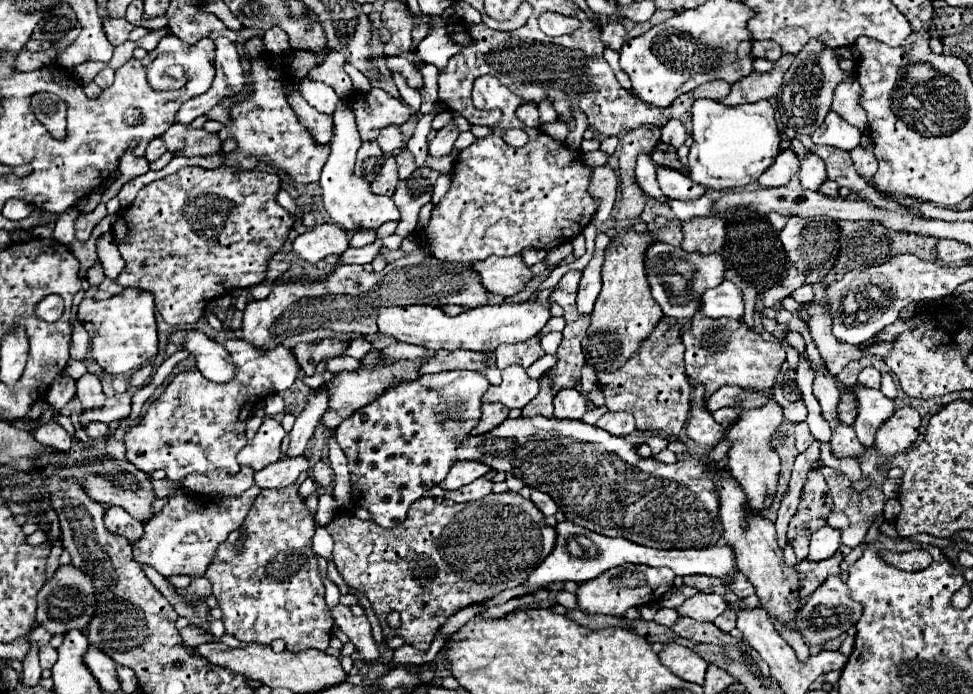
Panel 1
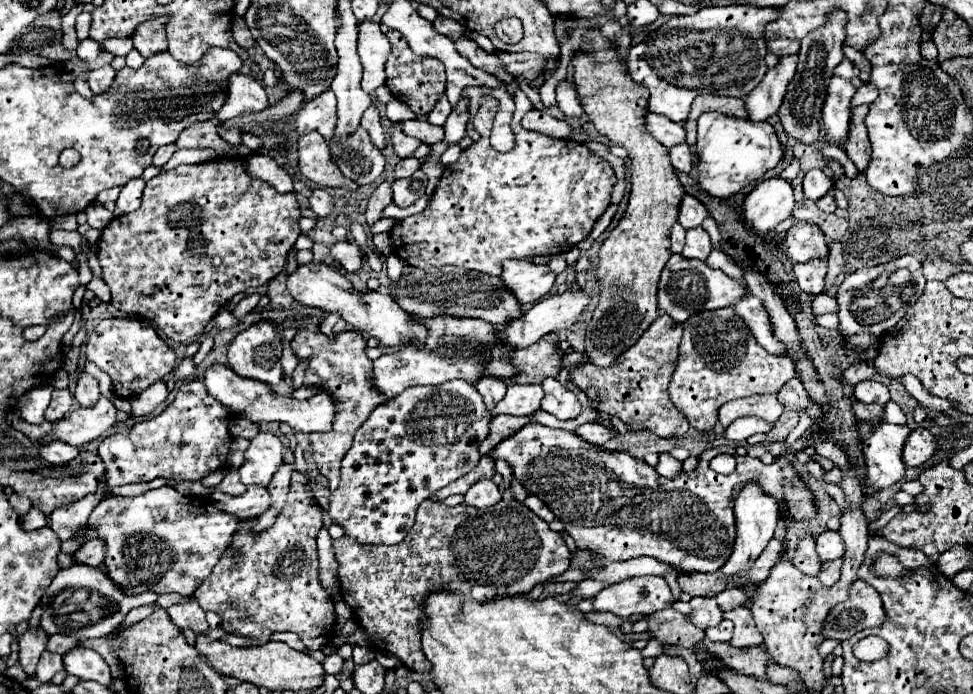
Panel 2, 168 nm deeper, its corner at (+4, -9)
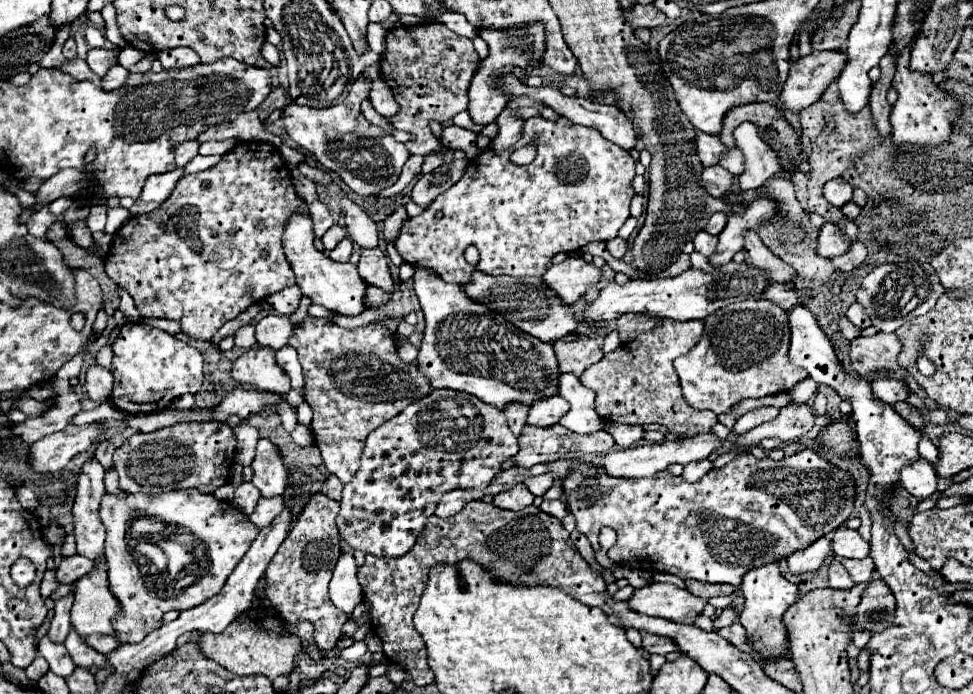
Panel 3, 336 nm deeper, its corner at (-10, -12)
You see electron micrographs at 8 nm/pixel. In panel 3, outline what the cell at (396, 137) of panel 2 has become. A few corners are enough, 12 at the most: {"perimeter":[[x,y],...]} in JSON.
{"perimeter":[[446,24],[392,28],[382,78],[412,134],[436,154],[428,120],[468,106],[478,52]]}

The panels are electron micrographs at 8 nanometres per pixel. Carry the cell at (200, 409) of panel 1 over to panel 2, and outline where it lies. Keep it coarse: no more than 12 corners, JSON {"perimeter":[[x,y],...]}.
{"perimeter":[[204,383],[106,437],[98,491],[50,515],[88,527],[108,487],[200,481],[226,467],[232,413]]}

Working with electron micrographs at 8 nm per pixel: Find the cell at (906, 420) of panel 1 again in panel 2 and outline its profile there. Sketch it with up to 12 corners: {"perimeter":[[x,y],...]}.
{"perimeter":[[918,427],[904,445],[904,463],[920,467],[938,451],[936,435]]}

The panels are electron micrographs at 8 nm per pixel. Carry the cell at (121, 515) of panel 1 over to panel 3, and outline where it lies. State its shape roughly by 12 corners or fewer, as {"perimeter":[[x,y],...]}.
{"perimeter":[[104,556],[64,558],[56,568],[58,582],[72,584],[84,572],[106,564]]}

